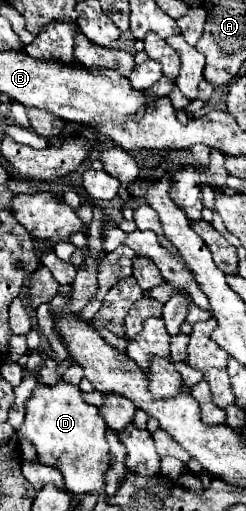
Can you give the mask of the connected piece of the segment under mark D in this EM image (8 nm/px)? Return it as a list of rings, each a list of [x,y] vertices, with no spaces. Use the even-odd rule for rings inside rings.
[[[60,380],[56,386],[36,386],[26,402],[26,418],[18,434],[30,438],[38,450],[38,462],[54,466],[64,476],[72,494],[96,494],[104,490],[104,474],[110,468],[106,424],[96,406],[82,400],[78,386]]]

